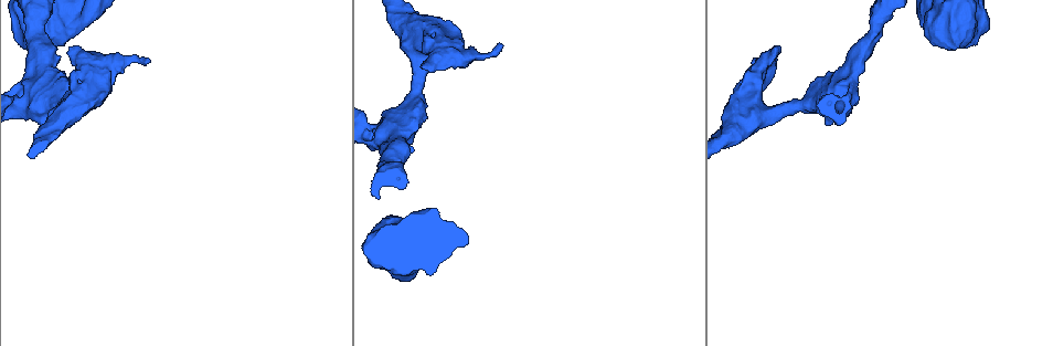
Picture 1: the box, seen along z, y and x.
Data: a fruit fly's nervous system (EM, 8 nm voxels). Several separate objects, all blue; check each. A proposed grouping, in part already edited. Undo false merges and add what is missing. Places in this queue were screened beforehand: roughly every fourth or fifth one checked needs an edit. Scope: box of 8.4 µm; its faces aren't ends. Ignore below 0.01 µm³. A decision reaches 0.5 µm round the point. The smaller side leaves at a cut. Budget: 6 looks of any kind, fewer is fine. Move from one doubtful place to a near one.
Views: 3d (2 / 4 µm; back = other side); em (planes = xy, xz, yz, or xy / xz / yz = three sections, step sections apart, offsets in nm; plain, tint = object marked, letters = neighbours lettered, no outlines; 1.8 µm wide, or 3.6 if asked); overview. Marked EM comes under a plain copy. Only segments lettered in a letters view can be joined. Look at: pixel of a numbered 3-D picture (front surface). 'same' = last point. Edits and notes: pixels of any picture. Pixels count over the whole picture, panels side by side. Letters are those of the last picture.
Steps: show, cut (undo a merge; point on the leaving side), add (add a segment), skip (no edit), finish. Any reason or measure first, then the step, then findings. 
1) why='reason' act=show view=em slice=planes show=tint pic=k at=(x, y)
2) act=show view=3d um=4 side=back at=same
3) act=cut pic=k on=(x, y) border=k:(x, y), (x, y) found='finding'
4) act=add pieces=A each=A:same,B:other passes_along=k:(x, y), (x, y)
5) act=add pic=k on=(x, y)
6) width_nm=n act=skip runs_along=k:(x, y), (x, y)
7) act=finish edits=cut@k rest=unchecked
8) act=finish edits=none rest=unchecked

why='side arm on a straight run' act=show view=em slice=planes show=letters pic=1 at=(876, 24)

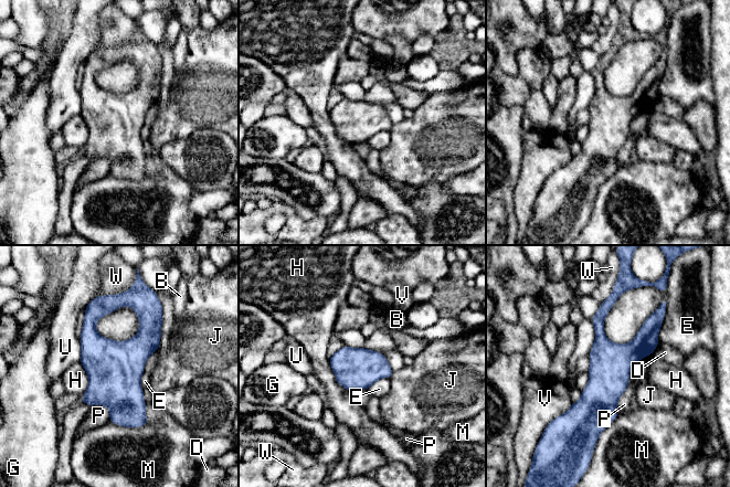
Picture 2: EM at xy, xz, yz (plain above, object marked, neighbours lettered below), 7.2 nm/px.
width_nm=300 act=skip each=B:other,D:other,E:other,G:other,H:other,J:other,M:other,P:other,U:other,V:other,W:other runs_along=2:(606, 303), (593, 433) found='all the same neuron'

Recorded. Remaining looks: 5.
why='branch stops here' act=show view=3d um=4 pic=1 at=(18, 32)

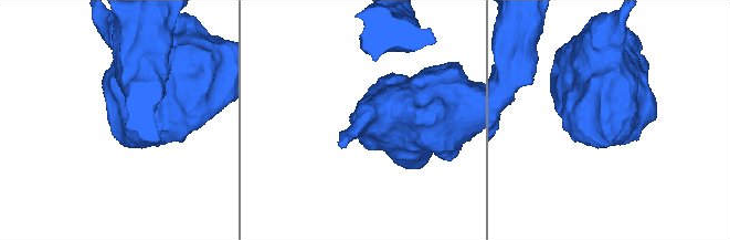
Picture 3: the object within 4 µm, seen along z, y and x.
why='need the tissue' act=show view=em um=3.6 slice=planes show=letters pic=3 at=(117, 121)

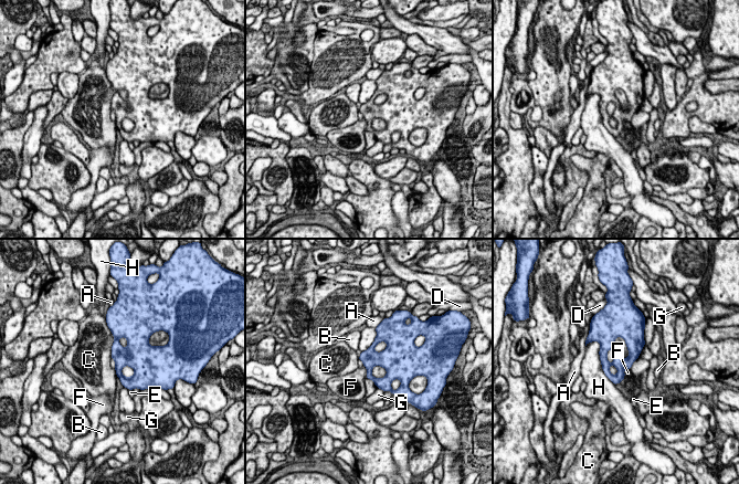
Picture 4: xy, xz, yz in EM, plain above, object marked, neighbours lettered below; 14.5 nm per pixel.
act=skip each=A:other,B:other,C:other,D:other,E:other,F:other,G:other,H:other runs_along=4:(615, 330), (616, 380) found='none of them fits'

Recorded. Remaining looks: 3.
act=show view=em slice=planes show=tint pic=1 at=(499, 43)

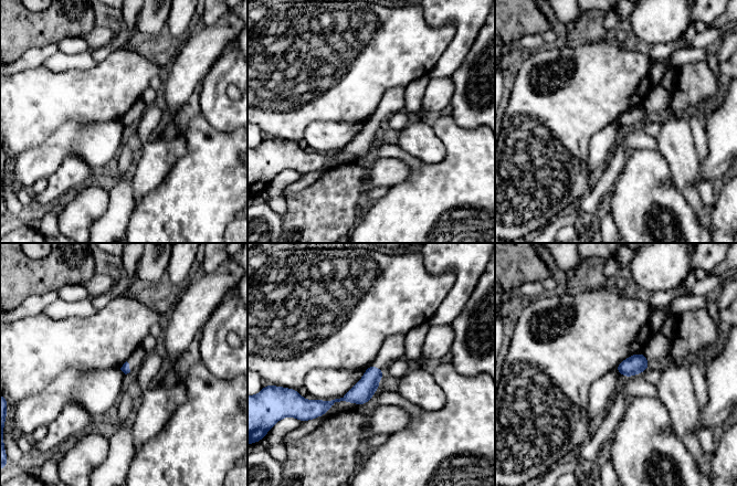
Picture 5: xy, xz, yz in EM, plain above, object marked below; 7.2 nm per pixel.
act=show view=em slice=planes show=letters at=same

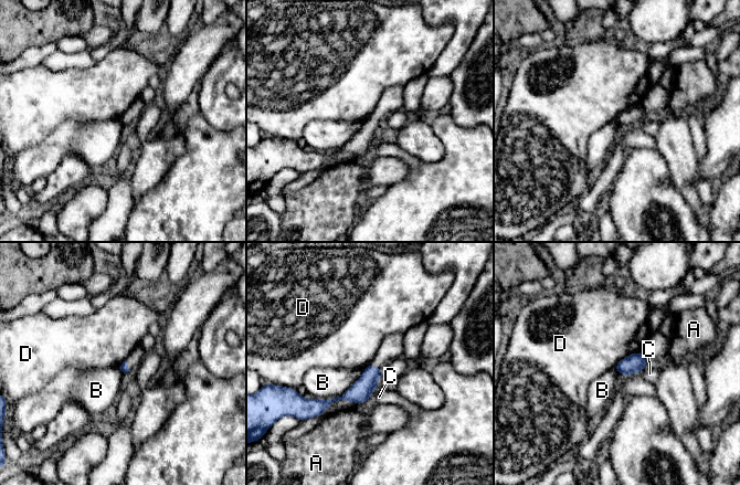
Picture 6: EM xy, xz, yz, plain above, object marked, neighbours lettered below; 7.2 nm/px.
act=skip each=A:other,B:other,C:other,D:other border=6:(634, 351), (623, 357), (613, 368) found='no lettered segment goes on from it'

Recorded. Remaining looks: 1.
act=finish edits=none rest=unchecked

